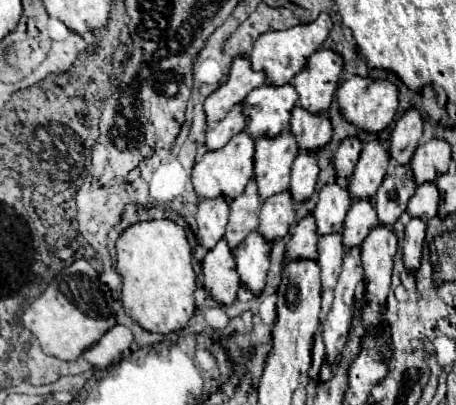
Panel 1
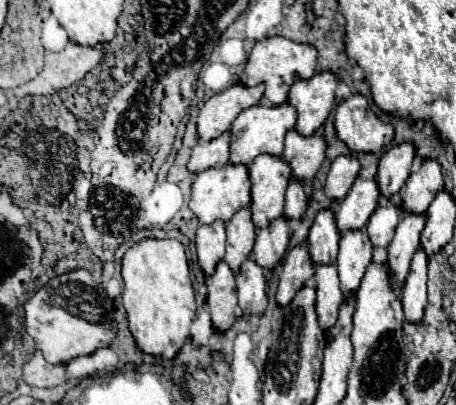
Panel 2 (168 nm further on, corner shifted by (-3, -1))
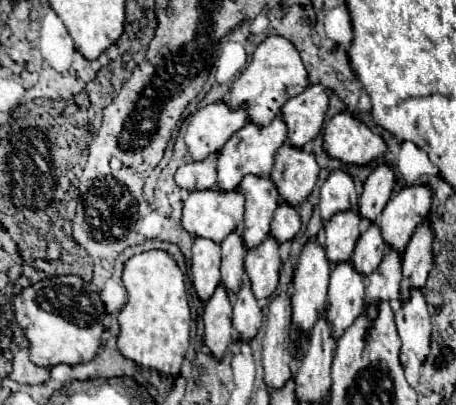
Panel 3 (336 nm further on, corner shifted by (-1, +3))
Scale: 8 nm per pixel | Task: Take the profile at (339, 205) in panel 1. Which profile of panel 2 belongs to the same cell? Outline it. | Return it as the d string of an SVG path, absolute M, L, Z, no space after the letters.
M321 210L307 236L309 254L311 254L311 260L315 266L335 264L339 238L341 236L339 236L339 230L335 224L335 214L331 210Z

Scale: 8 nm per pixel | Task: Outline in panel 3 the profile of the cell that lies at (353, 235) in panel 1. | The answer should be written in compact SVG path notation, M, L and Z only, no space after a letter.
M351 260L337 262L331 270L327 320L333 336L339 338L365 310L365 276L353 268Z

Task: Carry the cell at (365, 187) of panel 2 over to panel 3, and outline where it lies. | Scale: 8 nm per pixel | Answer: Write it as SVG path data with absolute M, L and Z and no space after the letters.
M349 208L345 212L337 212L325 224L325 248L327 258L335 264L341 260L349 260L357 238L361 234L361 214L357 208Z

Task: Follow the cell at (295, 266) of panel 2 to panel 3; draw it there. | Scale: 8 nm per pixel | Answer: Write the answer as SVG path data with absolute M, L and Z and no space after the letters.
M275 296L269 304L267 330L263 340L263 368L267 388L281 388L291 378L289 344L291 326L291 296Z

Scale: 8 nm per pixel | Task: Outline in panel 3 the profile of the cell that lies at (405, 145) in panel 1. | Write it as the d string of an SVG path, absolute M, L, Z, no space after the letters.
M379 164L365 180L363 194L359 196L359 214L375 222L395 188L395 170L389 164Z

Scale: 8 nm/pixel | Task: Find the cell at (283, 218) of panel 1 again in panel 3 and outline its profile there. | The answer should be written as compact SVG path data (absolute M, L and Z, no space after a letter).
M269 234L257 248L249 248L245 256L245 272L251 280L253 294L261 298L269 298L279 280L279 268L281 268L281 256L279 256L279 244Z

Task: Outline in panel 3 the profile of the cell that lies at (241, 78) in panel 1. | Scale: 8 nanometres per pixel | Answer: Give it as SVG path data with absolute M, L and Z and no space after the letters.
M227 102L207 104L191 116L185 132L185 144L193 160L203 160L207 154L219 152L223 144L247 122L249 114L245 104L241 108L229 108Z

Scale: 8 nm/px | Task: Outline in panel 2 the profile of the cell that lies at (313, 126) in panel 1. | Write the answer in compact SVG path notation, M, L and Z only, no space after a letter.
M291 130L285 136L285 150L281 158L289 164L295 180L313 180L325 160L325 146L325 138L319 132L313 136L299 136Z

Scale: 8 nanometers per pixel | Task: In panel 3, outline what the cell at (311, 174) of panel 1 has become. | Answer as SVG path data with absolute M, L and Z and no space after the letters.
M279 204L275 210L275 218L271 224L273 238L281 244L289 238L295 238L295 234L301 228L301 218L295 208L289 208L289 204Z

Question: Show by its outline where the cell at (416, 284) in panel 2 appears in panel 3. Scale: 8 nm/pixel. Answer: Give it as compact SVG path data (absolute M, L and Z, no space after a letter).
M413 288L413 292L409 292L409 300L401 302L395 310L395 324L403 342L401 362L405 364L409 358L425 360L429 352L431 320L425 296L419 288Z

